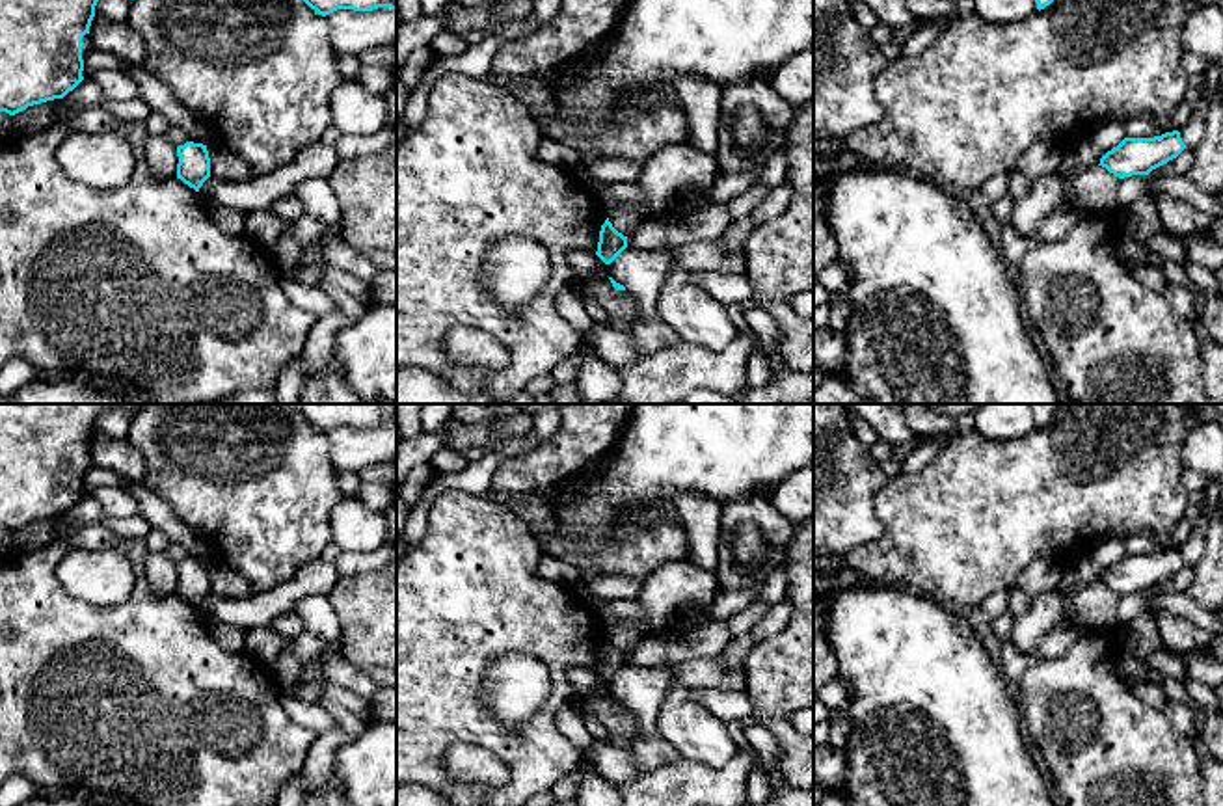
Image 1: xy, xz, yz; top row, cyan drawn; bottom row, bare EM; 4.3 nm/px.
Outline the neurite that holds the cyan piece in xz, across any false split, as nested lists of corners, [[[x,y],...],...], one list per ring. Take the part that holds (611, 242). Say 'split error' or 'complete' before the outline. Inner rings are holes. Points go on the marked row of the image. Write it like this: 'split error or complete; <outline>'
complete; [[[607,218],[599,231],[596,255],[605,264],[611,264],[625,248],[627,248],[627,236],[618,233]]]

